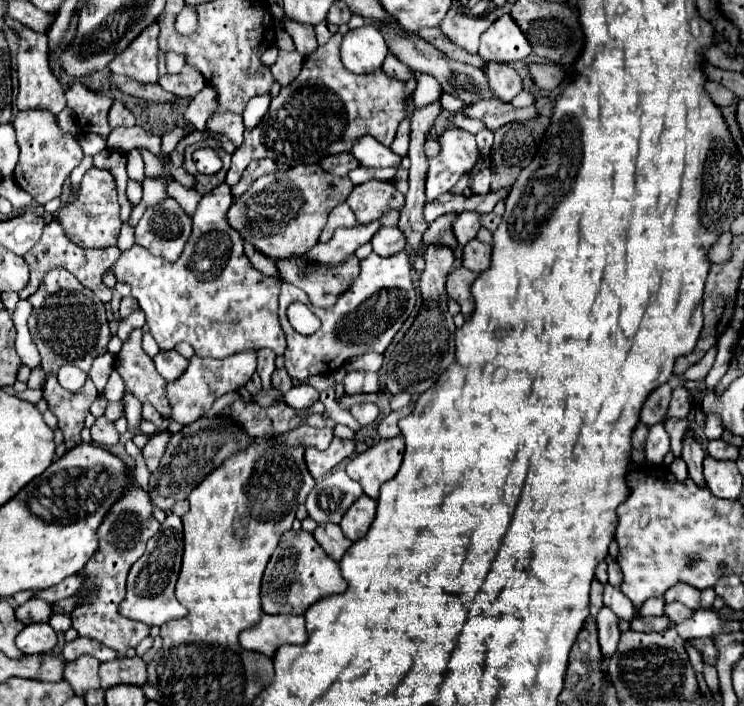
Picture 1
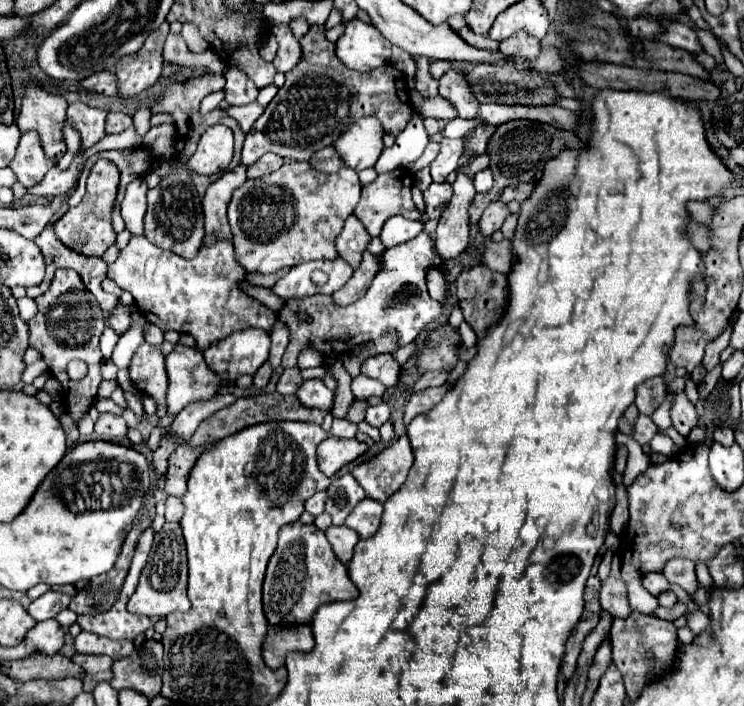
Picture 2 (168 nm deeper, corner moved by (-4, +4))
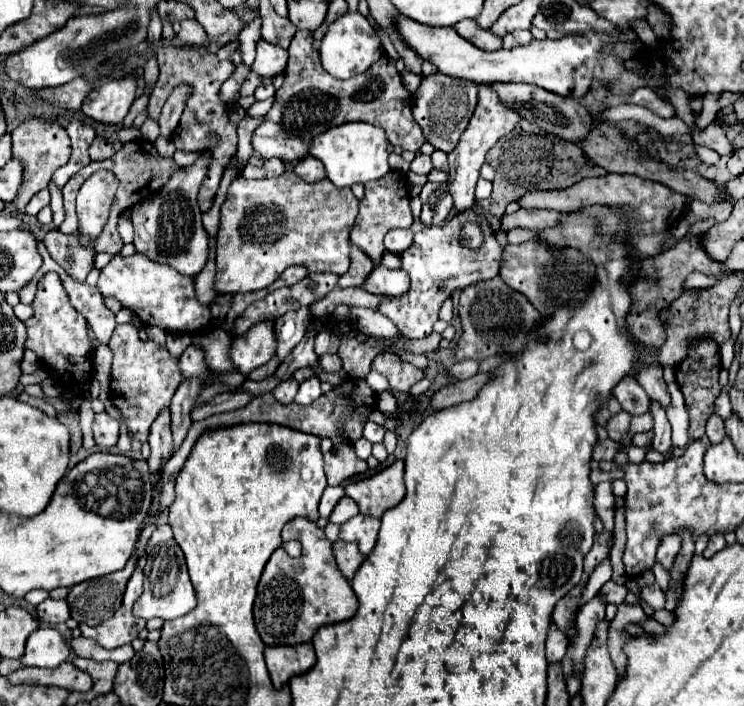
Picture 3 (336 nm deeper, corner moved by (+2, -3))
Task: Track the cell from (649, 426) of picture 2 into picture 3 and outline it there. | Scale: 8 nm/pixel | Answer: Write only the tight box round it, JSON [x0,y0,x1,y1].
[605,411,631,441]

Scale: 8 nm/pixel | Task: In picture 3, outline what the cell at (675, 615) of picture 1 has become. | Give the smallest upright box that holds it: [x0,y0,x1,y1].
[641,583,665,609]

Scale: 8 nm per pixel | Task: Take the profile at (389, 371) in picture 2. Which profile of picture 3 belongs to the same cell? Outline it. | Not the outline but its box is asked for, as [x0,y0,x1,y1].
[371,353,425,393]

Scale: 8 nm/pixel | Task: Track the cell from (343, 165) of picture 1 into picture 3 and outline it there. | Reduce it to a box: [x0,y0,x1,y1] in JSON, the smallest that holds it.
[295,155,325,183]

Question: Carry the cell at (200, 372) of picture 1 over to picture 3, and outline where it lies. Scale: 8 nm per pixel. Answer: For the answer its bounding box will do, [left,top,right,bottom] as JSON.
[231,323,275,373]

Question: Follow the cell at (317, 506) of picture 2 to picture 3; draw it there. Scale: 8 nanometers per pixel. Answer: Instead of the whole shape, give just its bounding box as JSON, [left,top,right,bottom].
[319,485,345,517]

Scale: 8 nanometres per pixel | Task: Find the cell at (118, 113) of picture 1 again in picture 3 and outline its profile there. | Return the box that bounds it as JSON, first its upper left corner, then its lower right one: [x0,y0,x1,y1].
[89,137,121,161]

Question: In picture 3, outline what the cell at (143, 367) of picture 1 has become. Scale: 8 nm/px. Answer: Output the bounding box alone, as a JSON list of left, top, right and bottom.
[109,325,181,443]

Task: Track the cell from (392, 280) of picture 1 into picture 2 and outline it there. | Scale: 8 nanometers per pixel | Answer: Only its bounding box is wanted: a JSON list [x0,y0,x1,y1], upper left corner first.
[279,232,441,368]

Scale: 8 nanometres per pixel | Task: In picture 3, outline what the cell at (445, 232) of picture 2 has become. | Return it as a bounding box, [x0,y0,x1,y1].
[449,85,521,213]

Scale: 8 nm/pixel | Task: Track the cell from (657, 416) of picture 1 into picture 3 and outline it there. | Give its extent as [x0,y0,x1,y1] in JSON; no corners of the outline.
[613,375,651,415]

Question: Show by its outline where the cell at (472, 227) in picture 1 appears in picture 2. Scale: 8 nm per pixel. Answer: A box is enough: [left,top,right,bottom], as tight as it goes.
[479,202,511,236]

